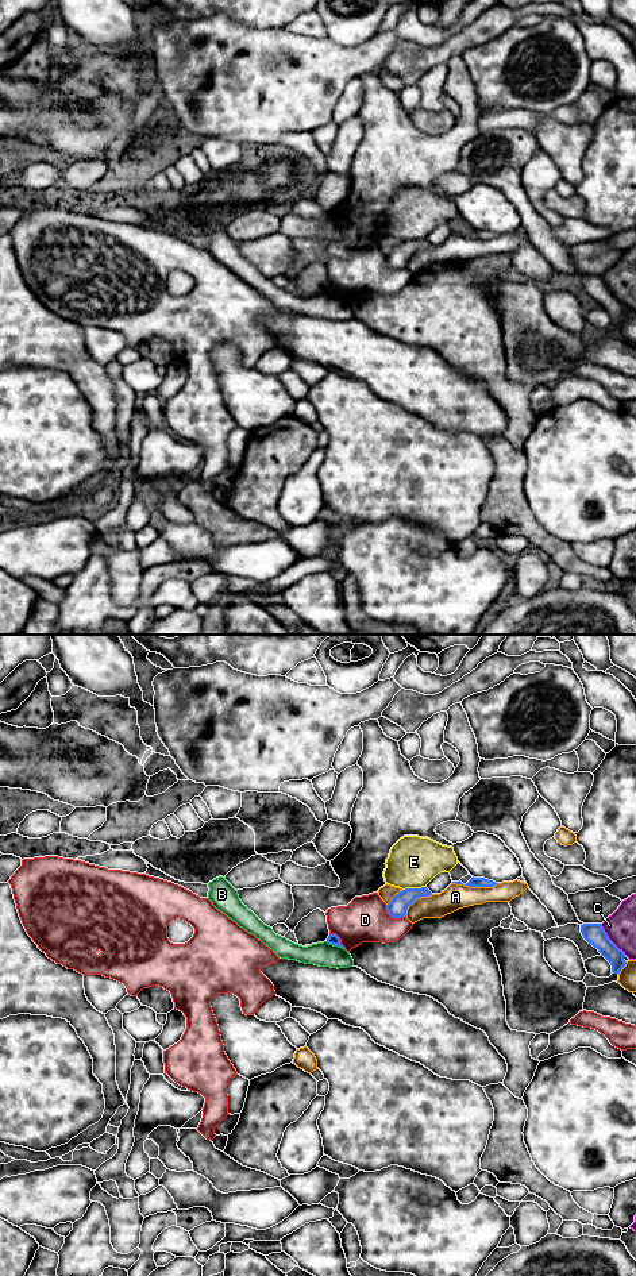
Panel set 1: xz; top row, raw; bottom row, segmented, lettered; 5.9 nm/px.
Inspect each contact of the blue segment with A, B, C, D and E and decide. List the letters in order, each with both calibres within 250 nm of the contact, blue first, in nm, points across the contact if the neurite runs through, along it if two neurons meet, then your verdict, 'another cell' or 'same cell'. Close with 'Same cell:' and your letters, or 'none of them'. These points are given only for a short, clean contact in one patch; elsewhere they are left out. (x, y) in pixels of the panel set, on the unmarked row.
A: 60 nm thick on the blue side, 150 nm on the other; another cell
B: 60 nm thick on the blue side, 140 nm on the other; border along xz (326, 293), (343, 300); another cell
C: 120 nm thick on the blue side, 190 nm on the other; another cell
D: 120 nm thick on the blue side, 280 nm on the other; another cell
E: 120 nm thick on the blue side, 300 nm on the other; another cell
Same cell: none of them

